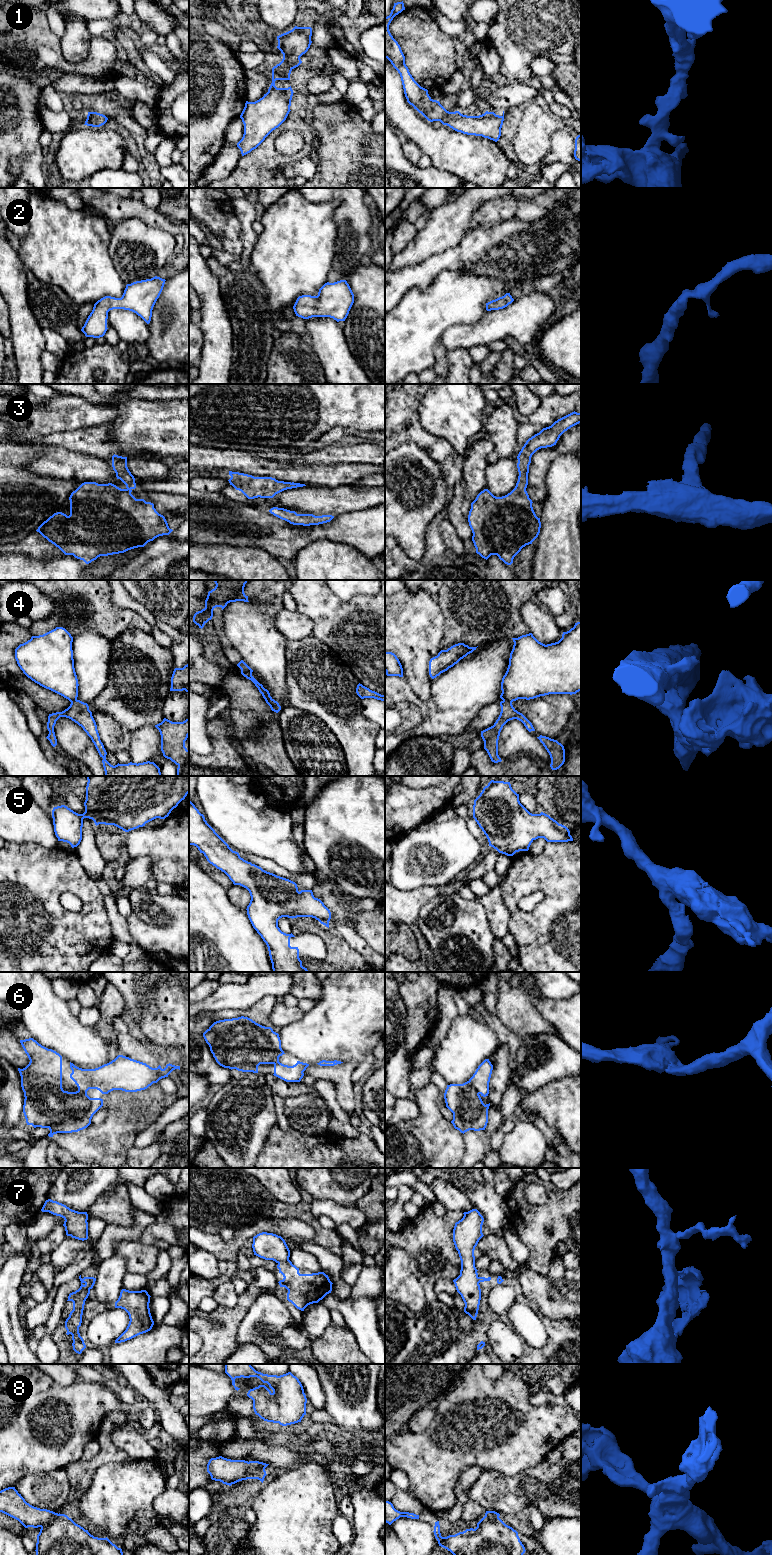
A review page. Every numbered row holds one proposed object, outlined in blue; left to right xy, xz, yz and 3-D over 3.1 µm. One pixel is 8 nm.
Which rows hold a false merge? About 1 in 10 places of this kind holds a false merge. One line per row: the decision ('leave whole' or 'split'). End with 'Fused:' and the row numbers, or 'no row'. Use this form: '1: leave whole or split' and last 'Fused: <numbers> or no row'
1: leave whole
2: leave whole
3: leave whole
4: split
5: leave whole
6: leave whole
7: split
8: leave whole
Fused: 4, 7

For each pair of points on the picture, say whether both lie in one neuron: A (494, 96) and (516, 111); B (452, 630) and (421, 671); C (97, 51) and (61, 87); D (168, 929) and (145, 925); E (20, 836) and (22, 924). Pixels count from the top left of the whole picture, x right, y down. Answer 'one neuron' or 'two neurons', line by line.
A: two neurons
B: two neurons
C: two neurons
D: one neuron
E: two neurons

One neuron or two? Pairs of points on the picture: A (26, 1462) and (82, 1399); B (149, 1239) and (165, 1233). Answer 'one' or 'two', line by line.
A: one
B: one

